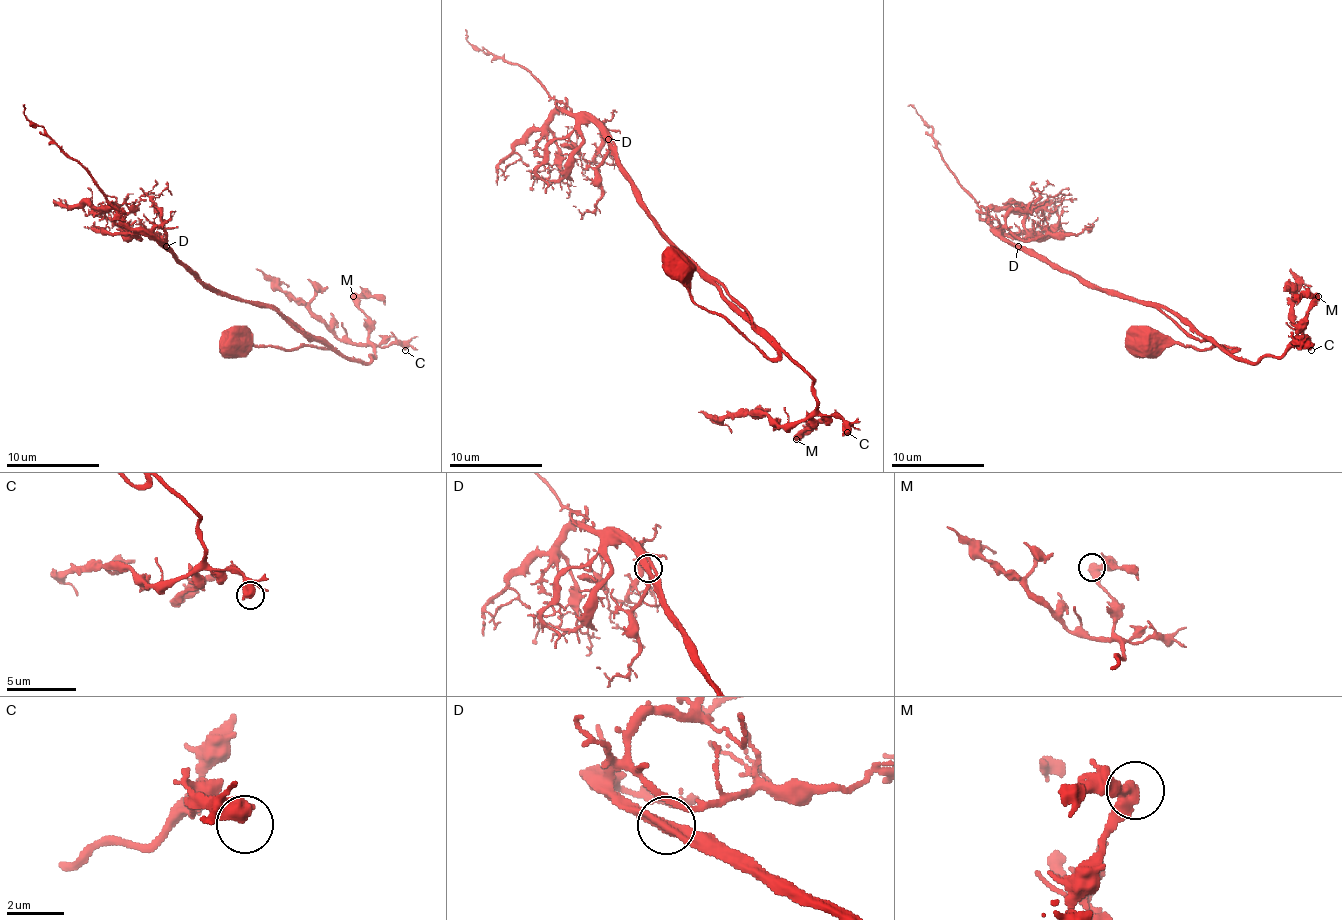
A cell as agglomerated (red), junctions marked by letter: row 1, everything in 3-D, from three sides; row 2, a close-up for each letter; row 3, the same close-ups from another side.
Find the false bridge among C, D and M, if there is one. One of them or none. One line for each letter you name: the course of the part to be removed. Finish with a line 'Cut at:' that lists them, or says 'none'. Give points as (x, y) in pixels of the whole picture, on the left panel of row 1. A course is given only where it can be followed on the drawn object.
Cut at: none

